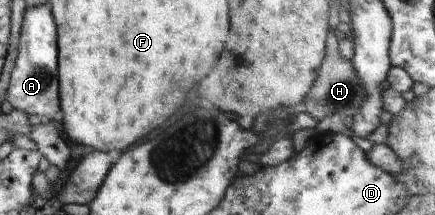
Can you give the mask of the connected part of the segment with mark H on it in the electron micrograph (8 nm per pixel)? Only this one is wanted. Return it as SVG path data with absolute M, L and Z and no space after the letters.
M332 30L328 34L328 38L326 38L326 52L320 65L318 78L314 80L310 92L306 94L306 100L303 100L306 105L306 113L322 124L324 124L324 118L327 116L338 115L342 118L356 116L360 106L362 106L362 102L366 100L366 88L360 82L360 78L358 78L358 74L356 74L356 70L352 66L352 60L340 56L338 42L339 40L336 38L334 30Z

